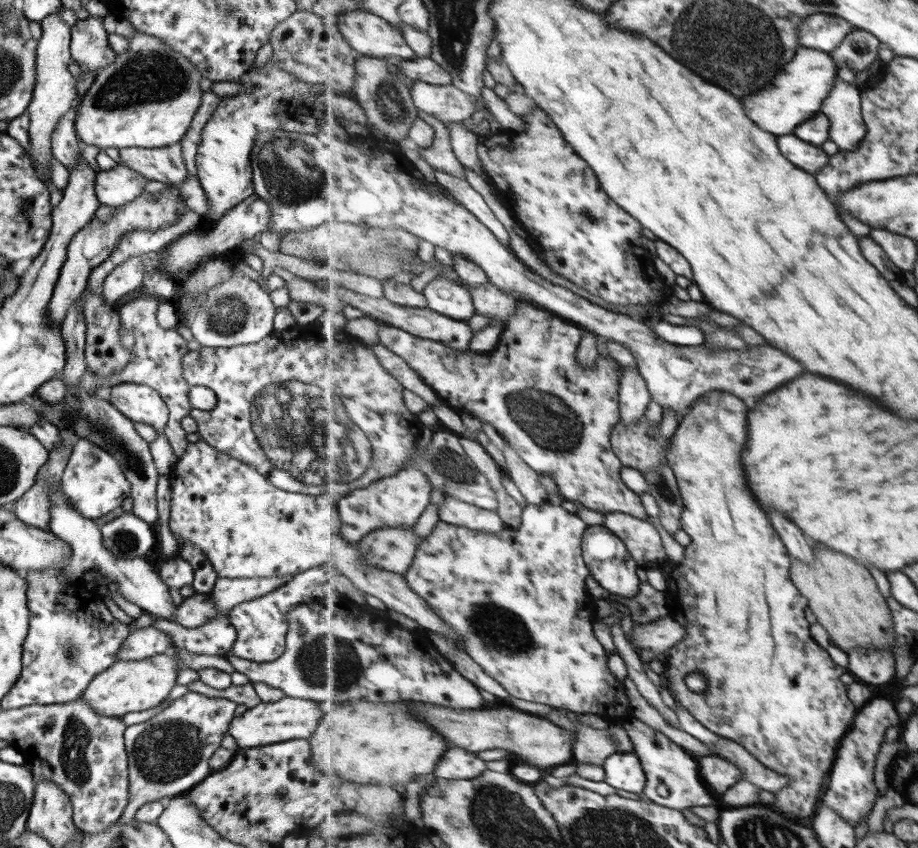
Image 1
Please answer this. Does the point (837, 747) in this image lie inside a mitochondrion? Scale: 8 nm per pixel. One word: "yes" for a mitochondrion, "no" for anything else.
no

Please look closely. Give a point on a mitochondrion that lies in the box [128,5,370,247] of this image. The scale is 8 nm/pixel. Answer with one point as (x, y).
(290, 172)

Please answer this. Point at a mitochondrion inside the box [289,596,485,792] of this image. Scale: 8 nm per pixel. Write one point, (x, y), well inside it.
(321, 663)

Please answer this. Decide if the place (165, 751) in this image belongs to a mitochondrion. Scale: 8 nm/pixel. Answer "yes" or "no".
yes

